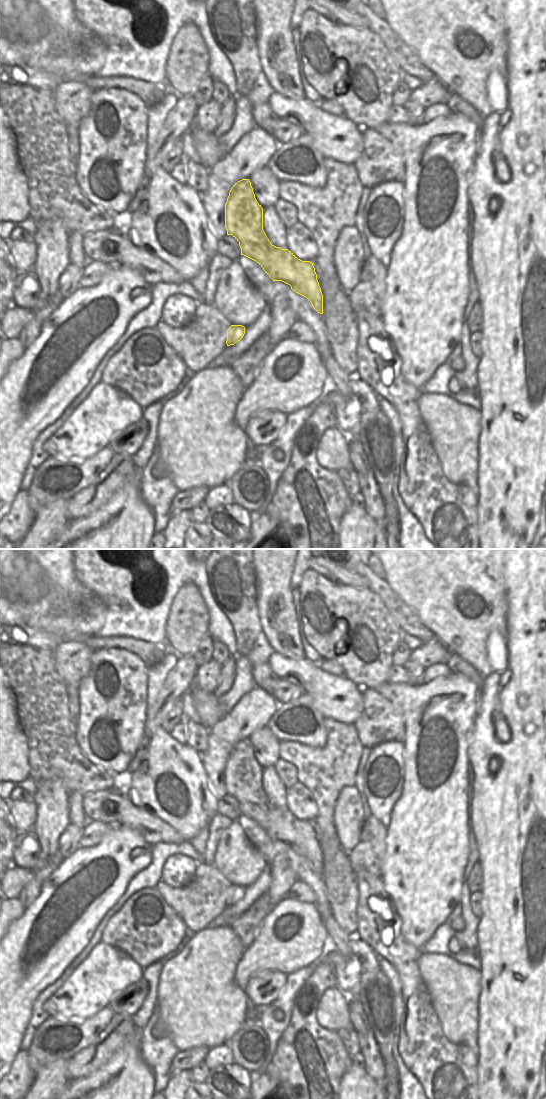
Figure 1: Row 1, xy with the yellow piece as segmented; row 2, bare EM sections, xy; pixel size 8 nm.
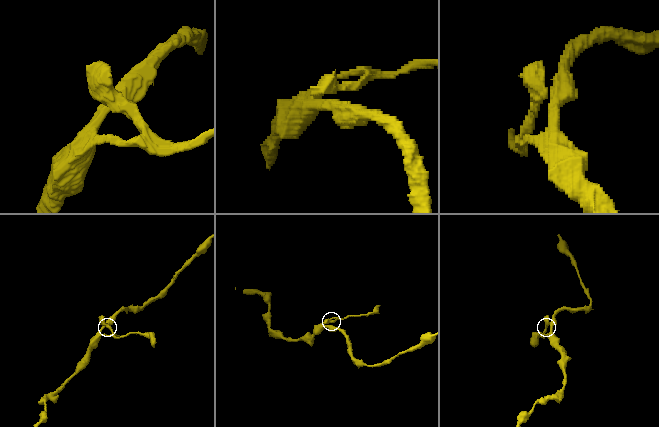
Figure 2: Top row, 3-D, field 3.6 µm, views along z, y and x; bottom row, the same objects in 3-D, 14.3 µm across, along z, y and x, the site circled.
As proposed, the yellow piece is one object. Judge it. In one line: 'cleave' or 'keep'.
keep

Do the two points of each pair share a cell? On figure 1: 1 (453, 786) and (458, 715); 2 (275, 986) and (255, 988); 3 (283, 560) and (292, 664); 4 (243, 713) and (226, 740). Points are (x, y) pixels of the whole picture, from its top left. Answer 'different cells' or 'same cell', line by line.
1: same cell
2: same cell
3: different cells
4: same cell

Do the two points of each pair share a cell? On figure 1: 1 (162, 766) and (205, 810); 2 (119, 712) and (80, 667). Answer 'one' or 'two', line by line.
1: one
2: two

